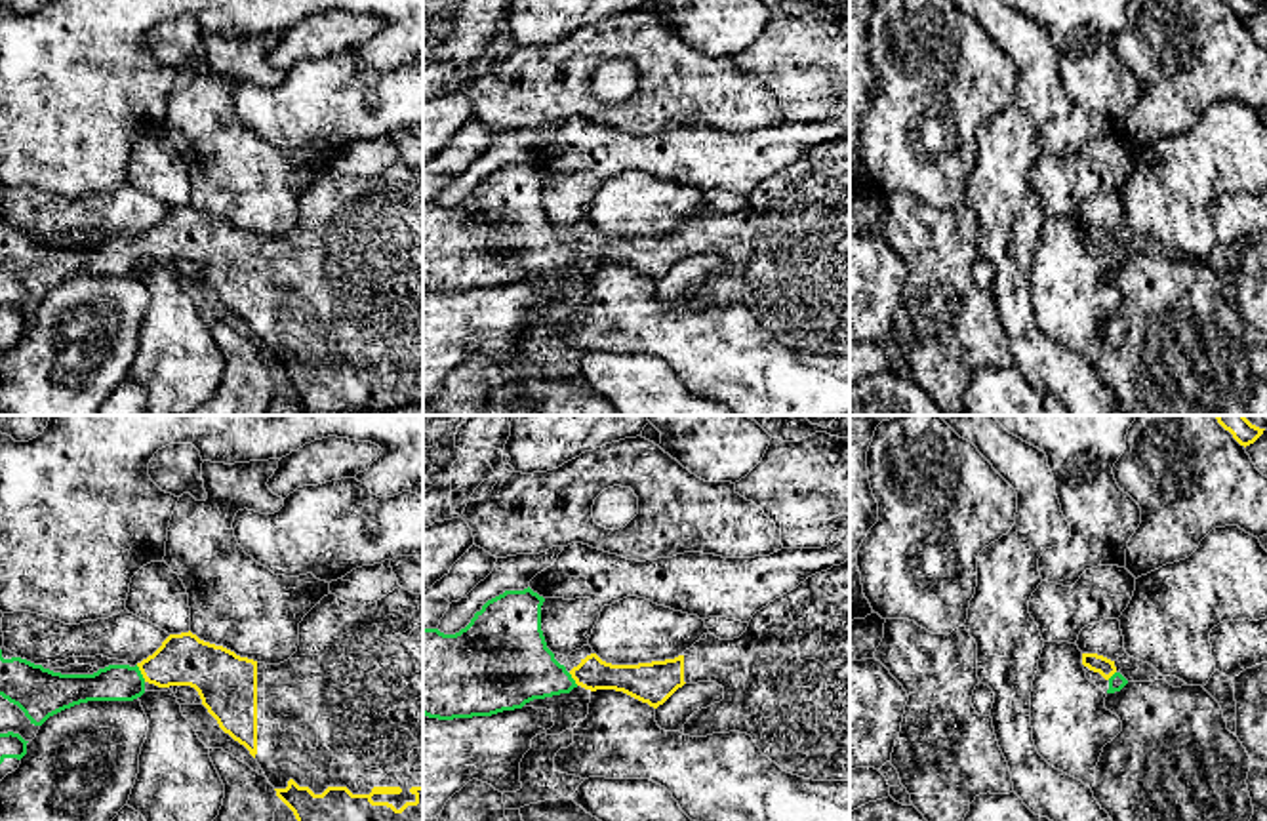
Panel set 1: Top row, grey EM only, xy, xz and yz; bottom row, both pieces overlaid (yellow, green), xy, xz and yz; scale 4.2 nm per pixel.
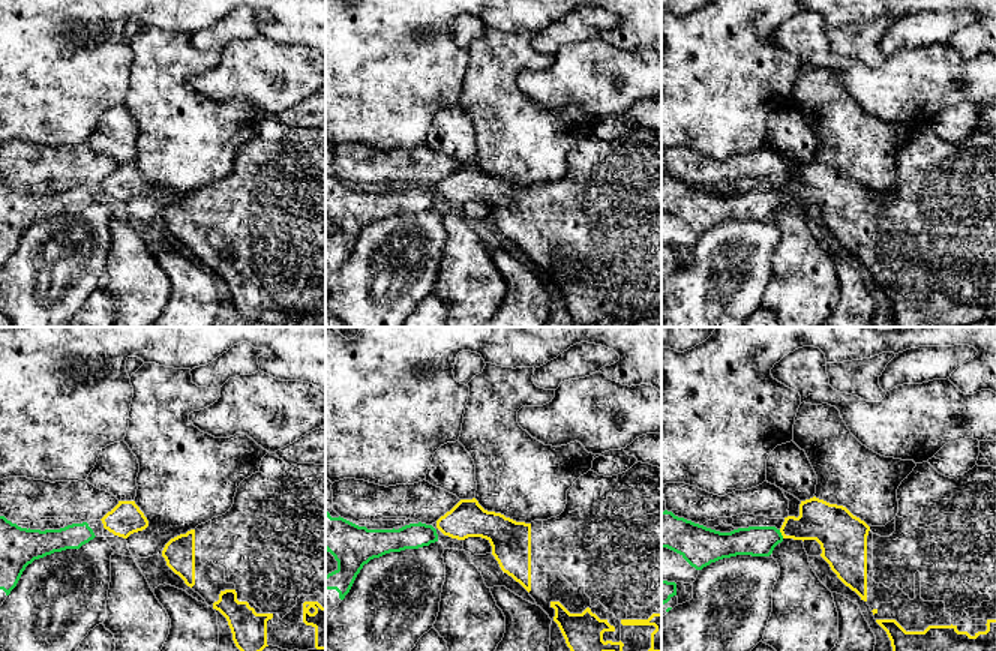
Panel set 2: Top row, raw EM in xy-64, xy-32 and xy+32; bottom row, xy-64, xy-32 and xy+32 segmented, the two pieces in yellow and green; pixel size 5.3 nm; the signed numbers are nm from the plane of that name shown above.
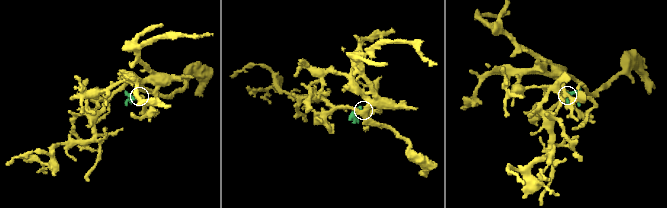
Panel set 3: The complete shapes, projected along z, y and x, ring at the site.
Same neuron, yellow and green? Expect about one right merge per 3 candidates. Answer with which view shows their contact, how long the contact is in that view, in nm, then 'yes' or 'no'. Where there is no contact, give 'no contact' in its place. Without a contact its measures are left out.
xy | 80 nm | yes

